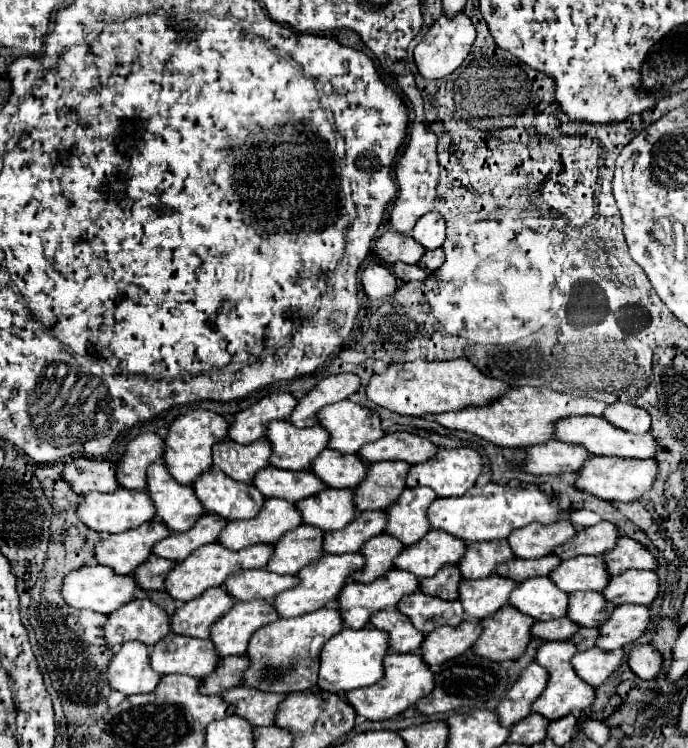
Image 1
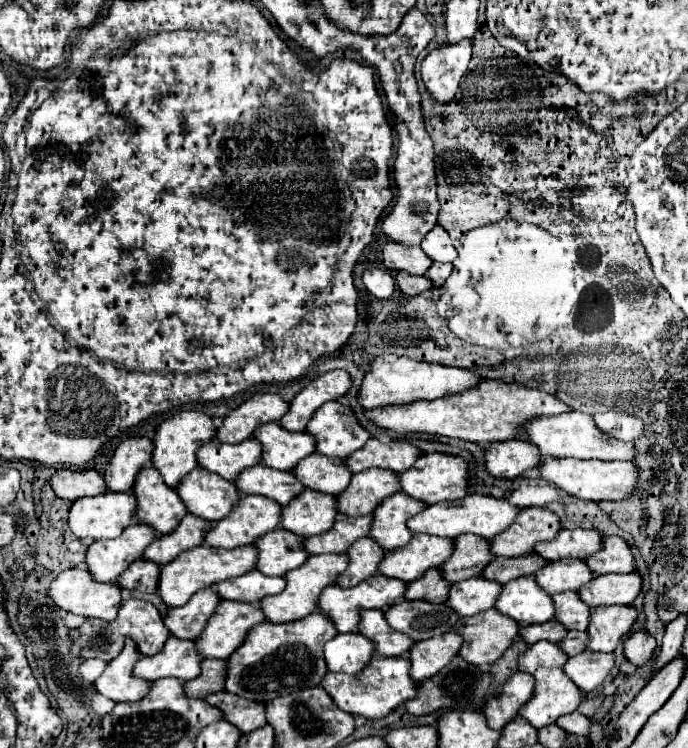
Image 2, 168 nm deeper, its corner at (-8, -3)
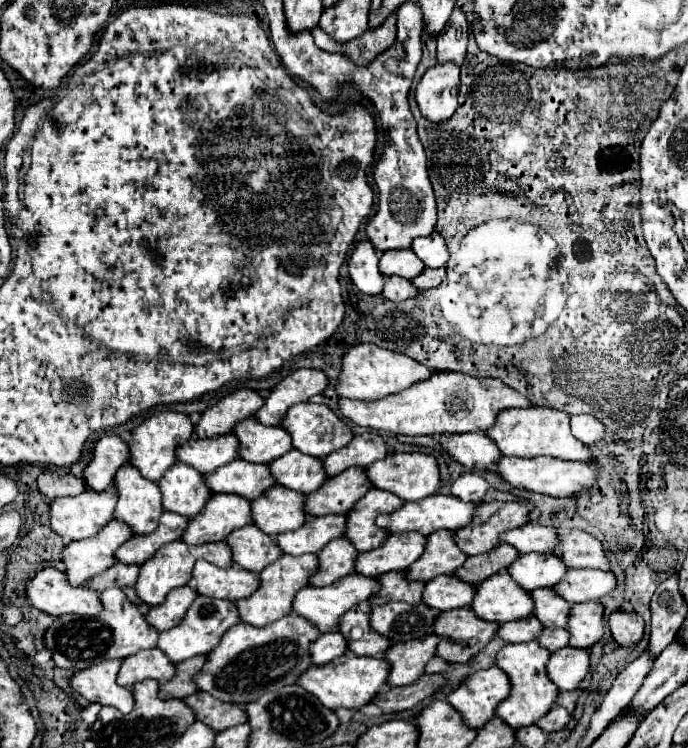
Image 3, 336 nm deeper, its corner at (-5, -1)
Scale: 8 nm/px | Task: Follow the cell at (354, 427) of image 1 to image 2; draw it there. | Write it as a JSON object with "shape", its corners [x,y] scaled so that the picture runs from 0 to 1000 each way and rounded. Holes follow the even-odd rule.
{"shape":[[[477,536],[459,547],[445,568],[445,579],[459,590],[459,606],[491,614],[503,614],[538,587],[538,579],[523,571],[512,547],[494,536]]]}

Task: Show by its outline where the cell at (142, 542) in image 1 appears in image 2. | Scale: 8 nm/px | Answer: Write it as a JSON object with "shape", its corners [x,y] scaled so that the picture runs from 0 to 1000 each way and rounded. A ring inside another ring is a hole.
{"shape":[[[195,699],[169,721],[137,723],[125,737],[125,755],[137,777],[166,779],[186,755],[206,745],[206,737],[227,721],[227,710],[209,699]]]}

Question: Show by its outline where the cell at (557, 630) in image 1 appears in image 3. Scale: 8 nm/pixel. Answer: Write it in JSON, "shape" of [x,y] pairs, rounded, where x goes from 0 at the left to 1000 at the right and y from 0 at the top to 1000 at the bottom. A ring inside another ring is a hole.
{"shape":[[[769,825],[769,828],[754,828],[746,833],[731,833],[722,844],[722,849],[728,854],[734,854],[737,860],[766,860],[766,857],[778,857],[781,849],[786,849],[789,838],[783,833],[781,825]]]}

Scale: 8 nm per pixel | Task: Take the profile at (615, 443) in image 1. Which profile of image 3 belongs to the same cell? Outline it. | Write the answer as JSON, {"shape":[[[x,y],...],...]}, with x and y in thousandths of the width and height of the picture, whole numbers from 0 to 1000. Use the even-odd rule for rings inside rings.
{"shape":[[[769,544],[769,547],[734,547],[722,555],[719,568],[705,576],[737,611],[783,611],[798,608],[810,614],[839,614],[856,616],[862,611],[862,600],[844,592],[830,579],[830,555],[821,549],[798,547],[798,544]]]}

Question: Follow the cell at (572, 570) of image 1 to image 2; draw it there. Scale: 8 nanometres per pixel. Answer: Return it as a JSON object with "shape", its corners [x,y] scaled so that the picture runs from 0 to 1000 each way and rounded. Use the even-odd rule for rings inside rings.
{"shape":[[[799,750],[776,769],[779,779],[799,795],[840,790],[860,771],[863,769],[849,750]]]}

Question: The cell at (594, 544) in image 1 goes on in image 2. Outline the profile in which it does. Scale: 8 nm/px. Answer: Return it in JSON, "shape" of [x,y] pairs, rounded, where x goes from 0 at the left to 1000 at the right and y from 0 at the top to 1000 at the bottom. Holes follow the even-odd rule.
{"shape":[[[843,705],[834,707],[817,707],[802,723],[779,726],[776,739],[791,745],[794,750],[814,750],[814,747],[852,747],[866,734],[872,734],[875,713],[849,710]]]}

